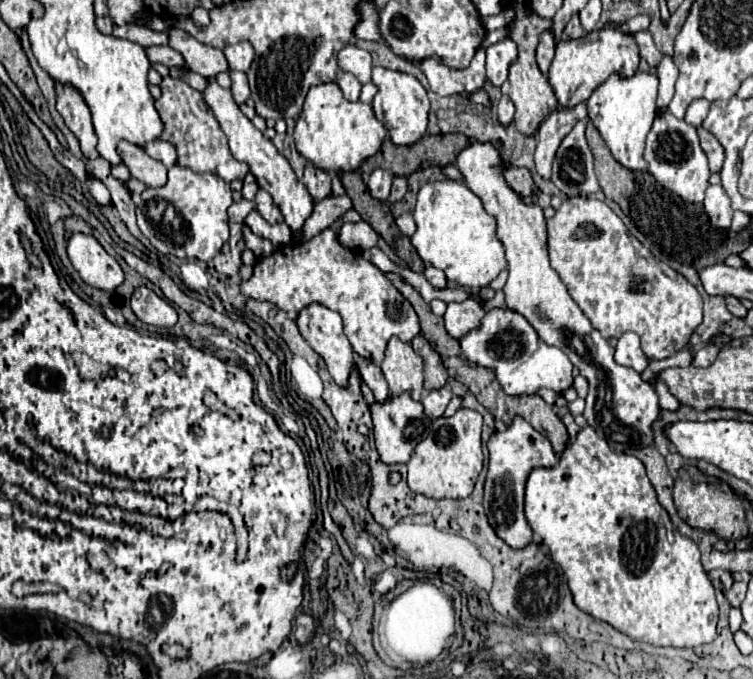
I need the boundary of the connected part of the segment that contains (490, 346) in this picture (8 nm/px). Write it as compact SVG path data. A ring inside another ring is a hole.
M494 308L486 312L478 330L468 332L460 340L464 356L484 368L494 368L496 378L506 394L534 394L538 388L552 388L556 394L568 390L574 384L570 358L554 346L548 346L528 320L512 310Z

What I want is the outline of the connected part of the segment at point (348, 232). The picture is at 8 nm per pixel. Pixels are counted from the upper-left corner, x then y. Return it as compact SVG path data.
M360 220L360 222L348 222L340 228L338 232L338 240L342 246L350 248L350 250L366 250L378 244L378 234L374 232L374 228Z

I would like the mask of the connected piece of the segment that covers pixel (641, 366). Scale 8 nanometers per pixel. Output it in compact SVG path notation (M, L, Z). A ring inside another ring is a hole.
M626 332L620 336L614 360L622 366L634 368L638 374L648 368L648 358L640 348L640 336L634 332Z

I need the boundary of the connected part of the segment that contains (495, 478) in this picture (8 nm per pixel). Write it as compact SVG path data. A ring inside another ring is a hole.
M514 416L510 424L502 424L494 430L488 440L488 476L484 484L484 510L494 532L512 548L524 548L532 542L532 528L524 518L524 484L532 468L554 466L558 462L556 452L548 438L544 438L532 424L524 418Z

